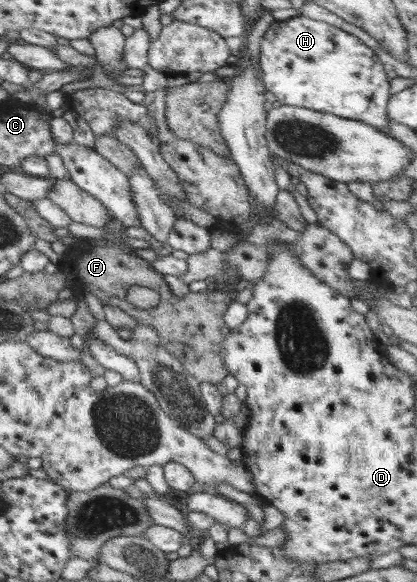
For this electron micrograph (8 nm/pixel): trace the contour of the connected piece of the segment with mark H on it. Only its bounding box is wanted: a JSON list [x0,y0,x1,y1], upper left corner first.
[260,16,391,136]

